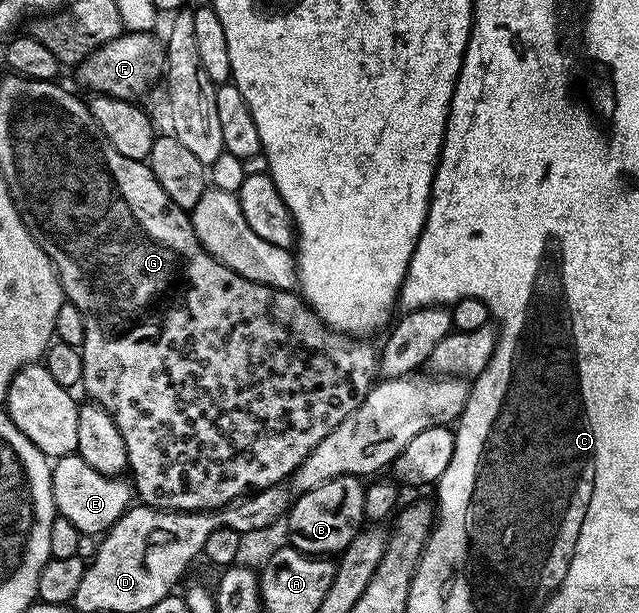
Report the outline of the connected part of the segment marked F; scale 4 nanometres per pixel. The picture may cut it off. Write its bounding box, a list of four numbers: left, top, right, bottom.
[74,30,165,100]

